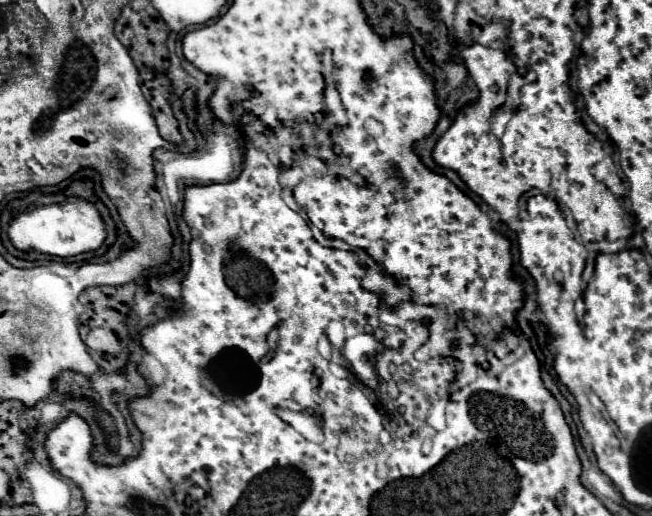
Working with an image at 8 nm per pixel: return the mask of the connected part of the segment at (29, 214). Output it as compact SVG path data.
M69 198L63 204L53 204L53 206L31 206L25 212L21 212L9 226L9 238L19 248L19 250L39 250L45 254L53 256L75 256L81 252L97 250L103 240L105 240L105 224L95 210L93 204L81 200L81 198Z

